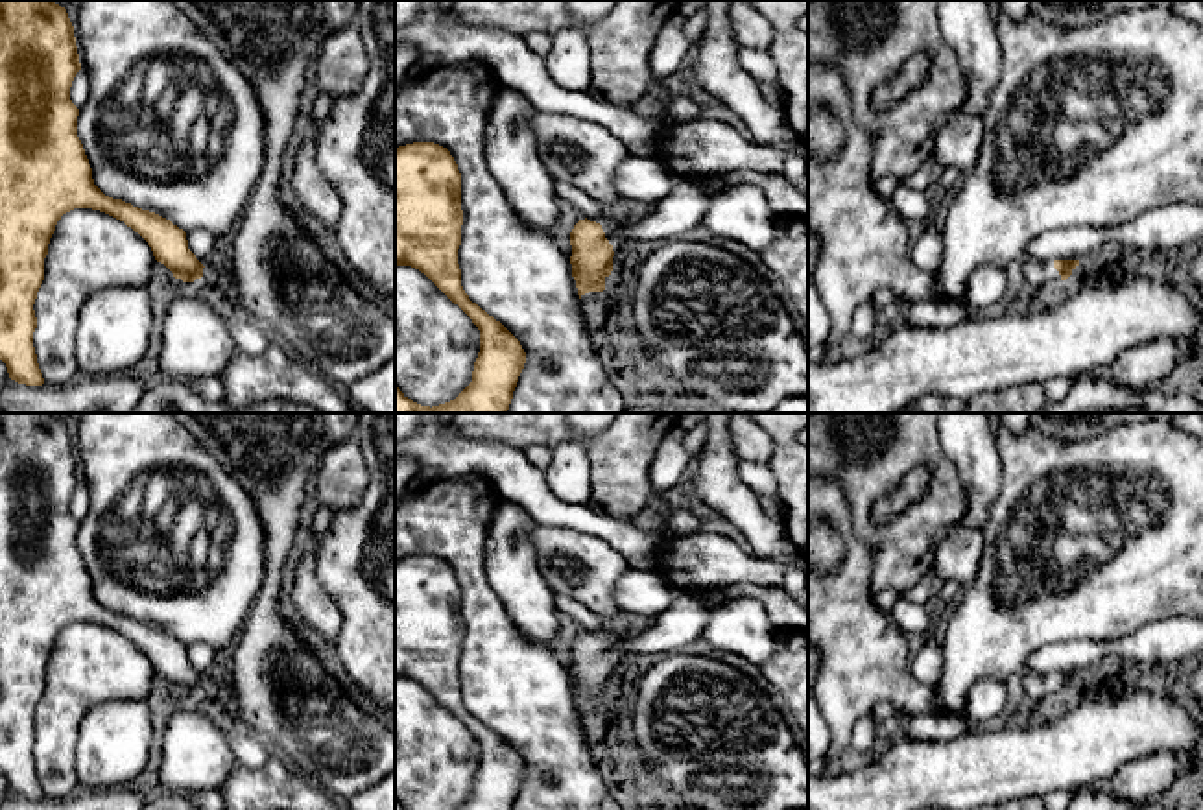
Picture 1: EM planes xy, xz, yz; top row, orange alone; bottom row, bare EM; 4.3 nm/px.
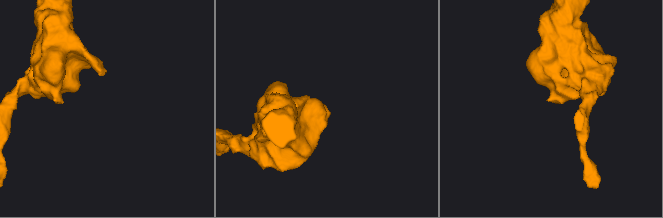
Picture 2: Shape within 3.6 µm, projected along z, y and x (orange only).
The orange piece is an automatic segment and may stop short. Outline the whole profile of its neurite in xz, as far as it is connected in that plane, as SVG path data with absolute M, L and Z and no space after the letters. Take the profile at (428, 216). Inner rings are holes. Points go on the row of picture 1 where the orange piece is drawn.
M434 142L395 148L395 266L424 273L480 330L480 352L472 382L450 402L421 406L395 386L395 413L507 413L526 363L520 341L493 316L469 299L461 286L458 249L461 245L461 173L450 151Z

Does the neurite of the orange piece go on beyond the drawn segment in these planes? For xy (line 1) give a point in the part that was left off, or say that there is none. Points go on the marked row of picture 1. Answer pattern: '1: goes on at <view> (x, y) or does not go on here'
1: does not go on here

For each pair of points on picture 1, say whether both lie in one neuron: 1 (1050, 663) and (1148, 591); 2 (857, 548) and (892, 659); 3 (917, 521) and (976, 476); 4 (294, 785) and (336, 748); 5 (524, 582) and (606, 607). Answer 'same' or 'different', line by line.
1: different
2: same
3: different
4: different
5: different

